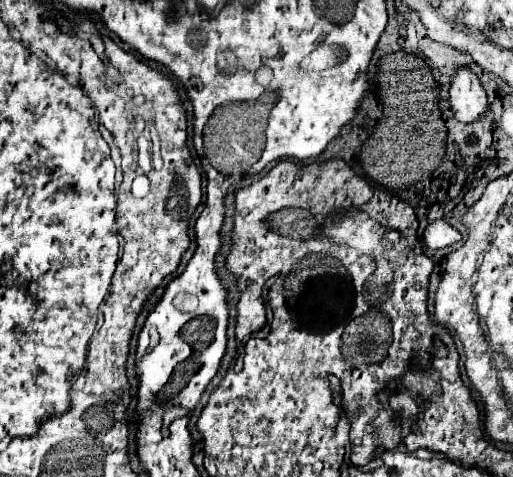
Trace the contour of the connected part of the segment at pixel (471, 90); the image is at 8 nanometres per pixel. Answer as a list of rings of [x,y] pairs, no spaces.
[[[462,67],[456,71],[450,87],[448,103],[454,119],[460,123],[474,123],[482,119],[490,107],[484,87],[468,67]]]

